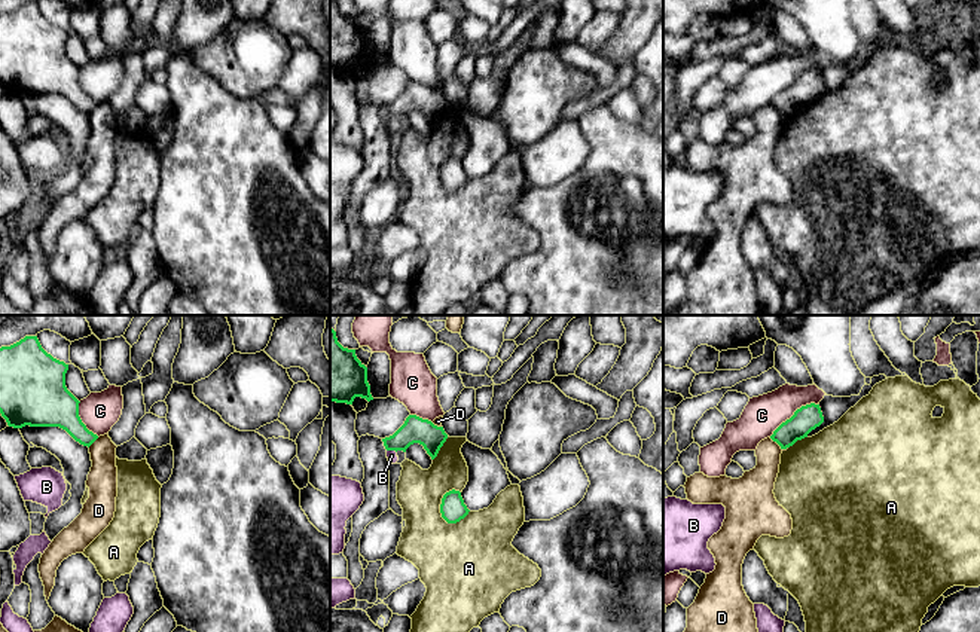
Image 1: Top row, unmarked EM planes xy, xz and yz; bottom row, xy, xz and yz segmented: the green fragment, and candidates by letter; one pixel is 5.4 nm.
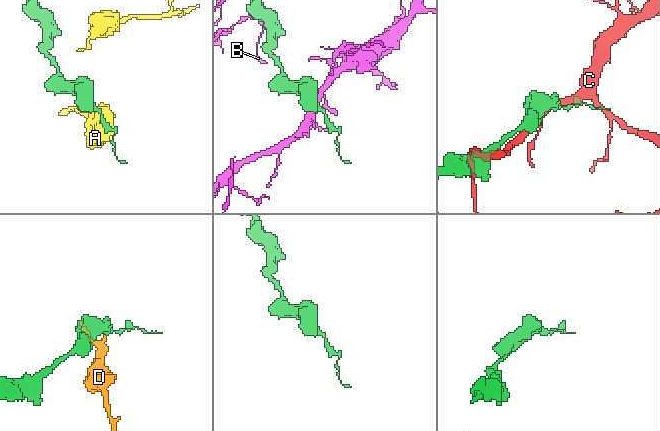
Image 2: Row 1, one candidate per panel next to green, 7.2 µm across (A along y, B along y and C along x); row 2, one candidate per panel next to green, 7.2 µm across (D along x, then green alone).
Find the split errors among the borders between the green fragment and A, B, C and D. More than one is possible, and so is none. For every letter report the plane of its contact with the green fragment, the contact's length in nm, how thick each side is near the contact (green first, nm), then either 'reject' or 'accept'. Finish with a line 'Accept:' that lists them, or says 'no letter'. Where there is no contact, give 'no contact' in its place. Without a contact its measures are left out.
A: xz | 200 nm | 140/320 nm | reject
B: xz | 60 nm | 140/60 nm | reject
C: yz | 320 nm | 140/200 nm | reject
D: yz | 100 nm | 140/170 nm | reject
Accept: no letter

